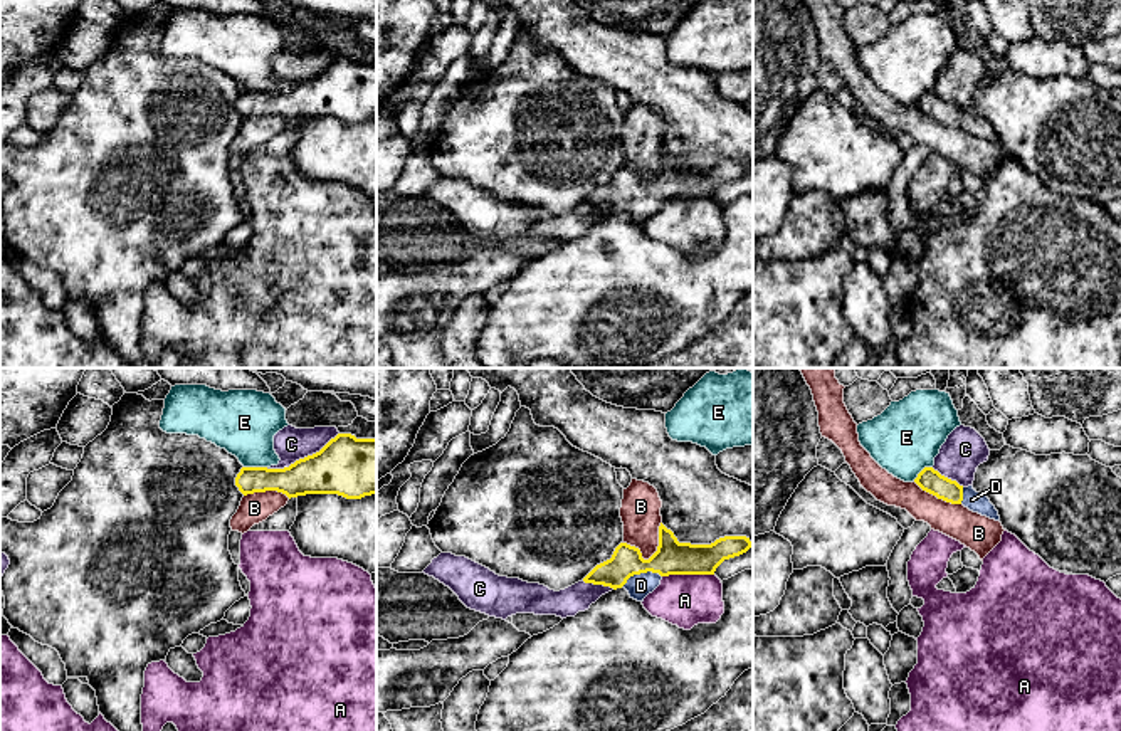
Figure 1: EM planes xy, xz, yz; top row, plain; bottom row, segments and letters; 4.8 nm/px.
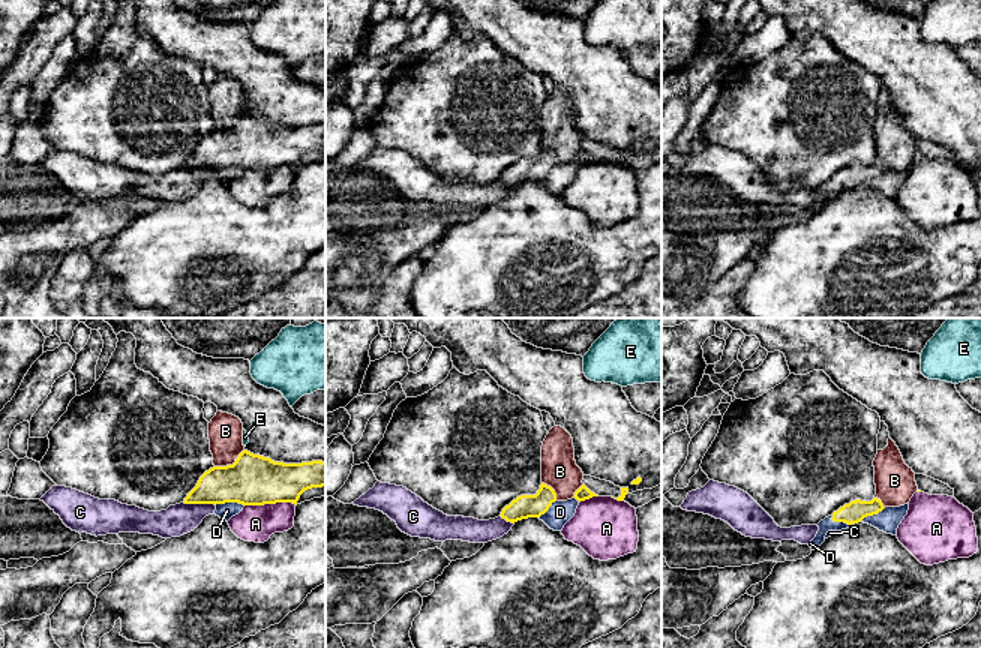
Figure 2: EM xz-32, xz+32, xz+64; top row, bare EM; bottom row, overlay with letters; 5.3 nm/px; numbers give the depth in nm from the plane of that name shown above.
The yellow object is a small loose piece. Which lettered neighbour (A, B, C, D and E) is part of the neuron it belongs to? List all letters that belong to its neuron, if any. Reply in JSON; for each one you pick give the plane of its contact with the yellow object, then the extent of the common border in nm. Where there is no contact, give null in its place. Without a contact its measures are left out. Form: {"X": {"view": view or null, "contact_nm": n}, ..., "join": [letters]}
{"D": {"view": "xz", "contact_nm": 200}, "join": ["D"]}

